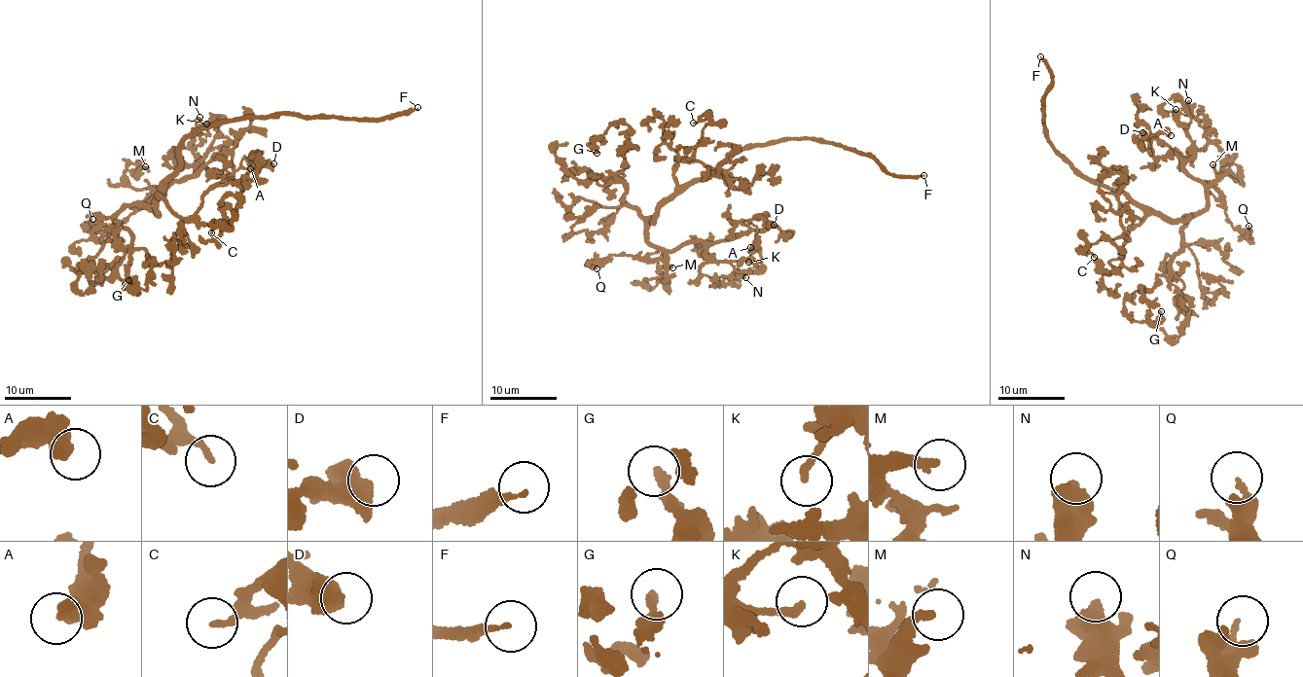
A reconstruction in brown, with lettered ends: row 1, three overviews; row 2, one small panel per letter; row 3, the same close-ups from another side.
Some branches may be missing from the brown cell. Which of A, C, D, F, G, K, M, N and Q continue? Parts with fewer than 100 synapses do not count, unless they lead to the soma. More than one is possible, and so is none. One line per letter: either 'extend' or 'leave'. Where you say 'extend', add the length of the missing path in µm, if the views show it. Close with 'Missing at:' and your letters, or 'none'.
A: leave
C: leave
D: leave
F: extend | 100 µm
G: leave
K: leave
M: leave
N: leave
Q: leave
Missing at: F

